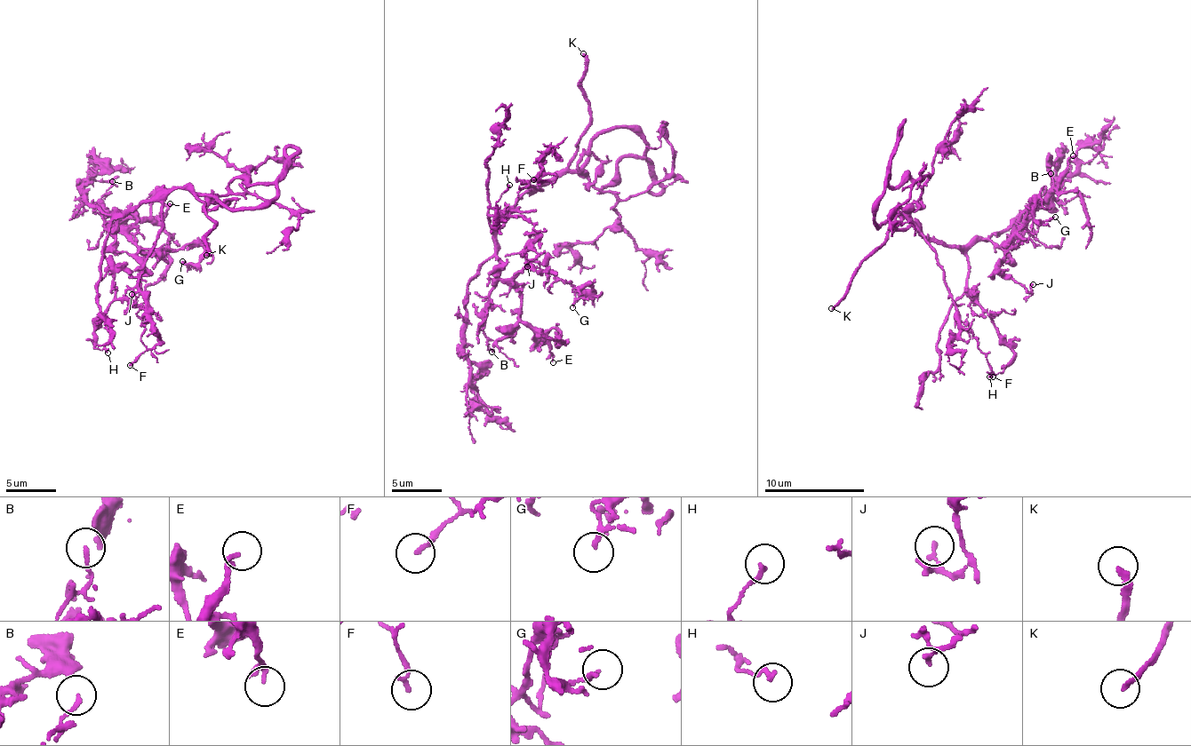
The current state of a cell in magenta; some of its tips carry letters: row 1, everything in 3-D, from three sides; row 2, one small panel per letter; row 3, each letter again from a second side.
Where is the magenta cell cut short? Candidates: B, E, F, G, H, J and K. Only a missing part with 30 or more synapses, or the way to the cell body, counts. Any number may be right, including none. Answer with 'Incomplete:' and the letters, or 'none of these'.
Incomplete: K

